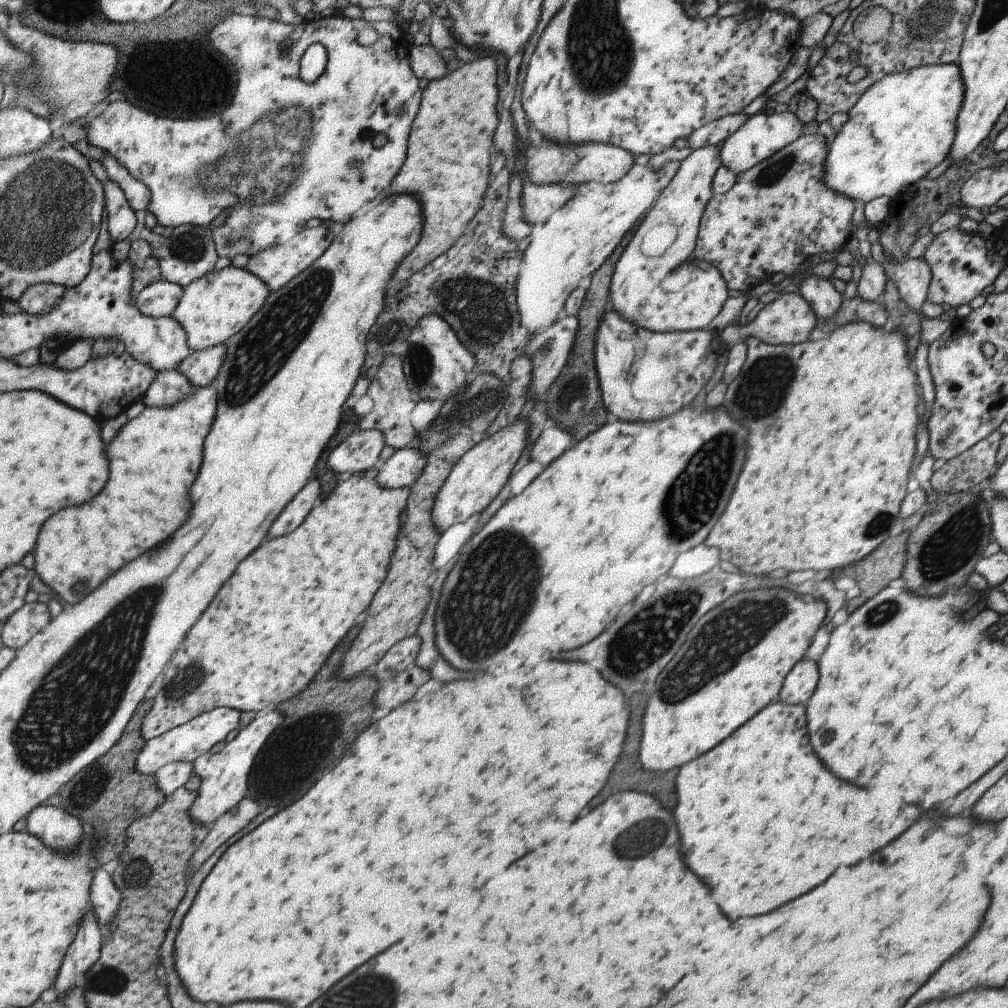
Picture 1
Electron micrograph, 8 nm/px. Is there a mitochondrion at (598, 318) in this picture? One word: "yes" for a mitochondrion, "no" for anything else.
no

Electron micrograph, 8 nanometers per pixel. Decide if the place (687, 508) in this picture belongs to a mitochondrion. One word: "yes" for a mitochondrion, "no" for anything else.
yes

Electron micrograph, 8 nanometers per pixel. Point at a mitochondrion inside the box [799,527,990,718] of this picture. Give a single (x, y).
(883, 613)

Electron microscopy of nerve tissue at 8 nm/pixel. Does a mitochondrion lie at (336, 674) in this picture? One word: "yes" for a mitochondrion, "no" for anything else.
no

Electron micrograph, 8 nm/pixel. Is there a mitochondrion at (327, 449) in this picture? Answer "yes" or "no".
no

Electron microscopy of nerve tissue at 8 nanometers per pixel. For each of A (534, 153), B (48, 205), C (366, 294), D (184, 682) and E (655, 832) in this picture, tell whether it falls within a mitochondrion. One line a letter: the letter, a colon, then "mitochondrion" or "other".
A: mitochondrion
B: mitochondrion
C: other
D: mitochondrion
E: mitochondrion

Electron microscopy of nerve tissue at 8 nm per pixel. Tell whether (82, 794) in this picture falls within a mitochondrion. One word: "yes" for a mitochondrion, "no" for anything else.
yes

